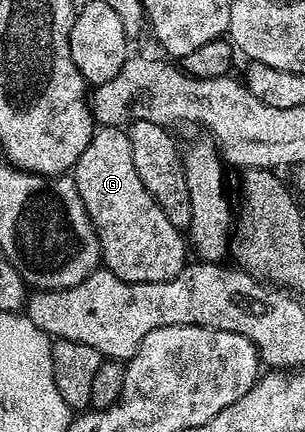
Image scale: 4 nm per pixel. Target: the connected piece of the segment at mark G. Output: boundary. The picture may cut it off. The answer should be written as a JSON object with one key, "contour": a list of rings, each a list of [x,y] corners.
{"contour":[[[97,127],[93,131],[90,142],[86,146],[86,150],[82,150],[82,154],[78,158],[74,169],[74,179],[76,181],[76,189],[82,198],[82,202],[86,206],[86,214],[90,218],[90,222],[96,228],[96,233],[100,239],[100,259],[103,267],[107,271],[112,272],[119,280],[125,280],[131,284],[153,284],[154,282],[166,282],[173,280],[179,272],[184,269],[186,257],[184,257],[184,244],[186,248],[186,240],[182,237],[181,229],[170,226],[170,218],[166,218],[166,214],[162,214],[162,210],[158,206],[158,202],[154,202],[154,198],[146,190],[146,186],[142,186],[142,178],[138,178],[138,170],[134,170],[134,157],[130,151],[130,138],[124,128],[105,128]]]}

